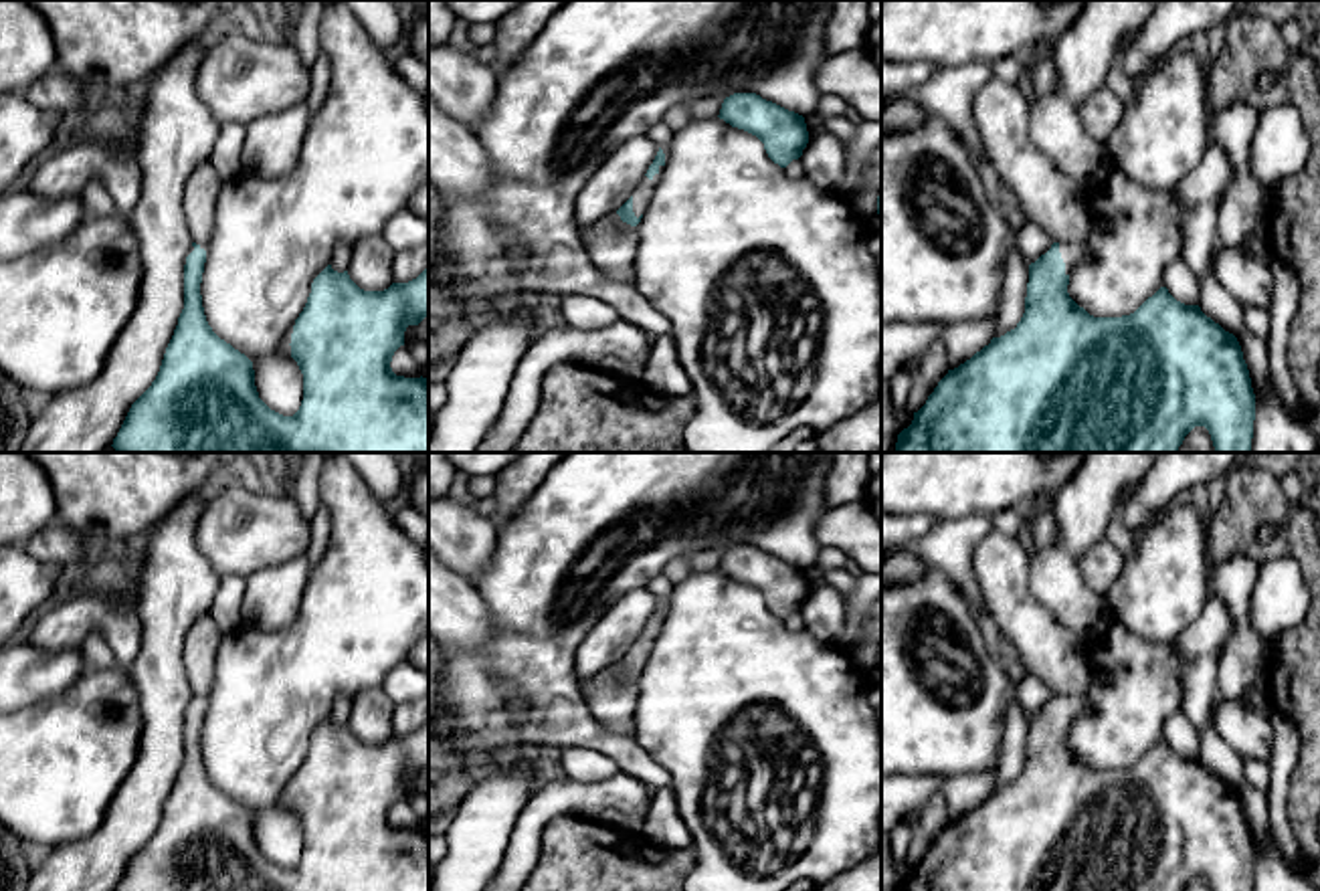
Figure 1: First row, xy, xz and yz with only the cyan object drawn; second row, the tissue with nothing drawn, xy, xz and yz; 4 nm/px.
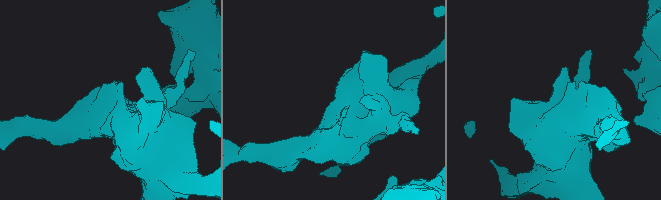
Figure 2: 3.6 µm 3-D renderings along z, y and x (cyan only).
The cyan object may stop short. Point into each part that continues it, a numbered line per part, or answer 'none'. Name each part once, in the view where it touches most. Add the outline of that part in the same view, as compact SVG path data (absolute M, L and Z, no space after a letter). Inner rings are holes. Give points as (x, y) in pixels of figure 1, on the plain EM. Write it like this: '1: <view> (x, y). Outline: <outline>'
none

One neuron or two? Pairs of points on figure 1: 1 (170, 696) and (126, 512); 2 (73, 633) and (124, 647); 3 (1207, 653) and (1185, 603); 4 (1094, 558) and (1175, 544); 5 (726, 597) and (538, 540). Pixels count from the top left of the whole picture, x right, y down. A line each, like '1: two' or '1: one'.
1: two
2: one
3: two
4: two
5: two

